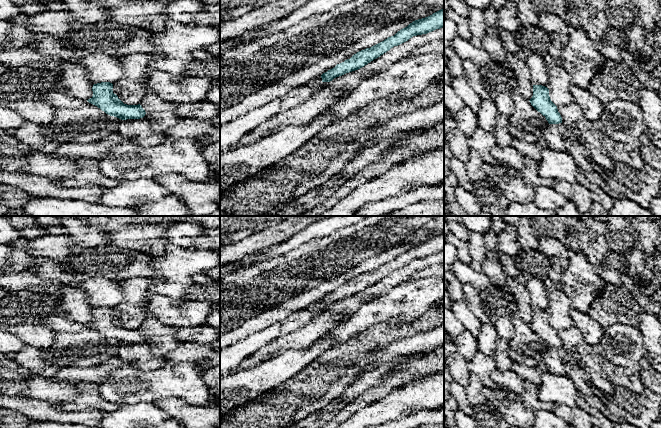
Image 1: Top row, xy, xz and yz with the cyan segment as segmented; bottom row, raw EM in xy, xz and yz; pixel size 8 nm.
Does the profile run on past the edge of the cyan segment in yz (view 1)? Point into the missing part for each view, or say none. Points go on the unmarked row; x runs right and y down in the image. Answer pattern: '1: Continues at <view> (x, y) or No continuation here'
1: No continuation here

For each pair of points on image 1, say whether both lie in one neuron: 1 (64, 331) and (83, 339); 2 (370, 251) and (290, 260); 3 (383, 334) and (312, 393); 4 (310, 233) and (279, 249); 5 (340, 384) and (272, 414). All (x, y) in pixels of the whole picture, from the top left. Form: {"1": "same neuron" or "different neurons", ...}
{"1": "same neuron", "2": "same neuron", "3": "same neuron", "4": "same neuron", "5": "same neuron"}

